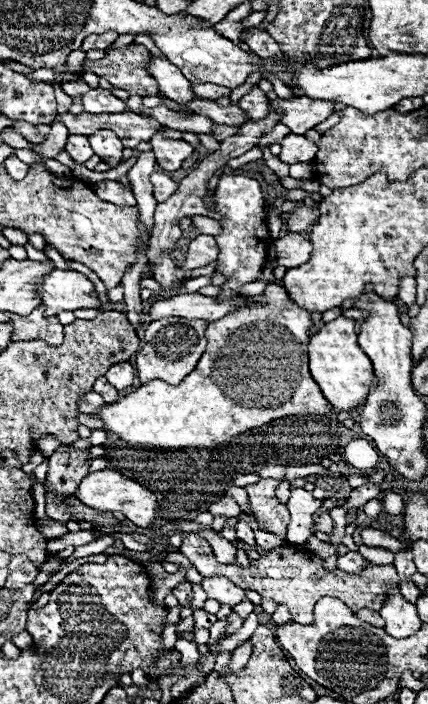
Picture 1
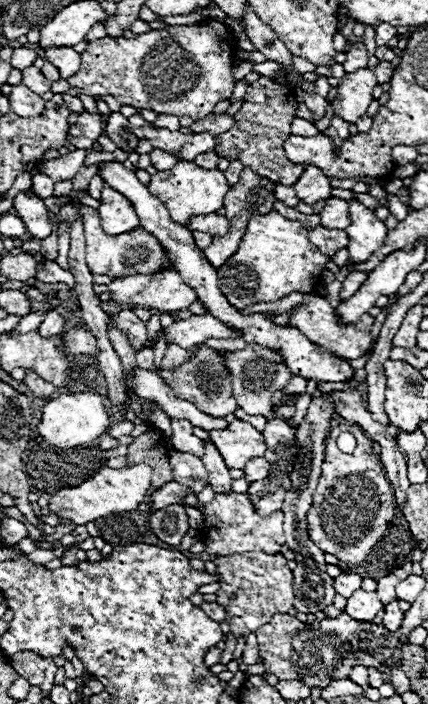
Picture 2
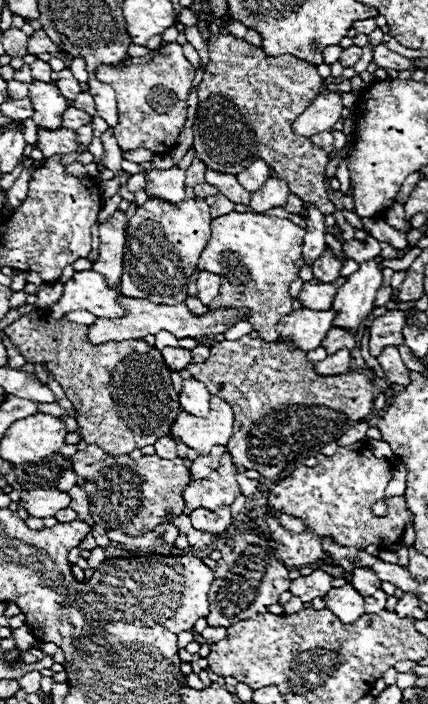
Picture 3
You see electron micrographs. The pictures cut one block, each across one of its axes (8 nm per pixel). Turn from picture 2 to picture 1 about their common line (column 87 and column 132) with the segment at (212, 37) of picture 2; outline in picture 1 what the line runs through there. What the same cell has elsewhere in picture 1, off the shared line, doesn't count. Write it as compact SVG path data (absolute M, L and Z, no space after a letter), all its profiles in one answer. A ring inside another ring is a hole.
M126 46L126 48L108 48L102 60L84 60L84 72L90 70L102 78L106 78L112 86L128 90L130 94L138 96L152 96L158 94L156 82L144 82L144 62L148 60L150 52L142 46Z

